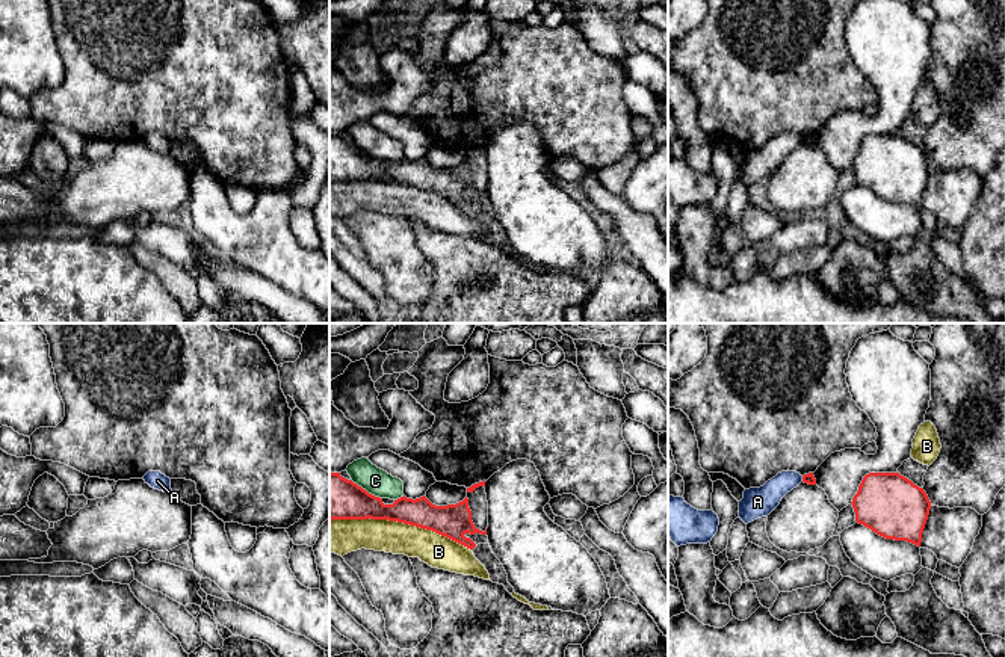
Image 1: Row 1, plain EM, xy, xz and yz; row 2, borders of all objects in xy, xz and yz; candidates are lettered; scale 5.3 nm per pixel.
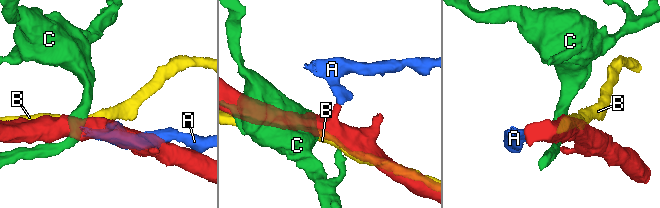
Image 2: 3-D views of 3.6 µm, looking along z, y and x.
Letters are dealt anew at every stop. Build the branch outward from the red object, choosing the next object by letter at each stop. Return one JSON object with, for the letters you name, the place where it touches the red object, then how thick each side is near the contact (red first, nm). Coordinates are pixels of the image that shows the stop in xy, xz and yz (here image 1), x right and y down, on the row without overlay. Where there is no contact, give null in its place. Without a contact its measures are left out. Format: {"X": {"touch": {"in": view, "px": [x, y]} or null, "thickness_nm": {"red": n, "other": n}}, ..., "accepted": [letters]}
{"accepted": []}

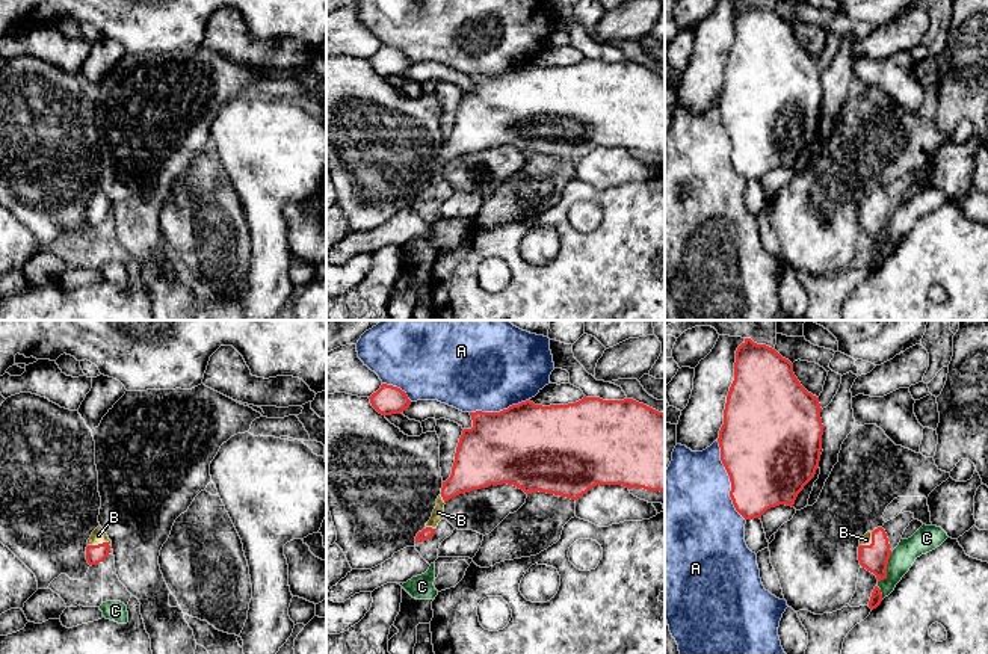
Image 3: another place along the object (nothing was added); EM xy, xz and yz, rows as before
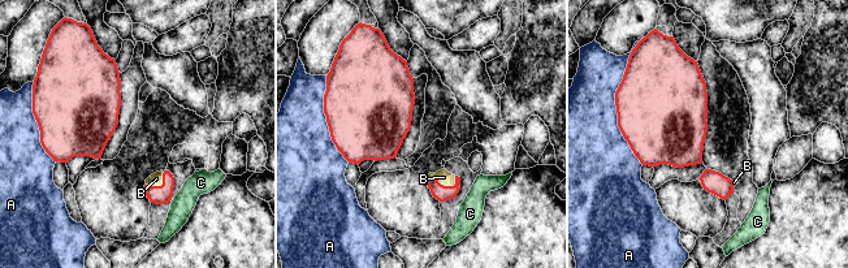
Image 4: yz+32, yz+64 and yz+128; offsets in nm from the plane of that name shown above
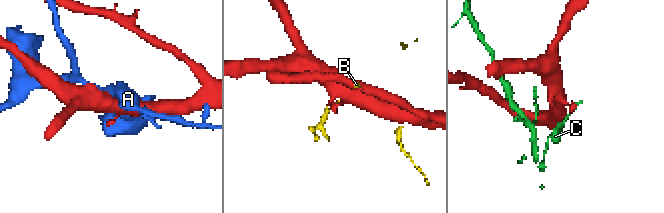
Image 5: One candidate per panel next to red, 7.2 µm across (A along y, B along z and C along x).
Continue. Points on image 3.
{"B": {"touch": {"in": "xy", "px": [100, 206]}, "thickness_nm": {"red": 100, "other": 80}}, "accepted": ["B"]}

